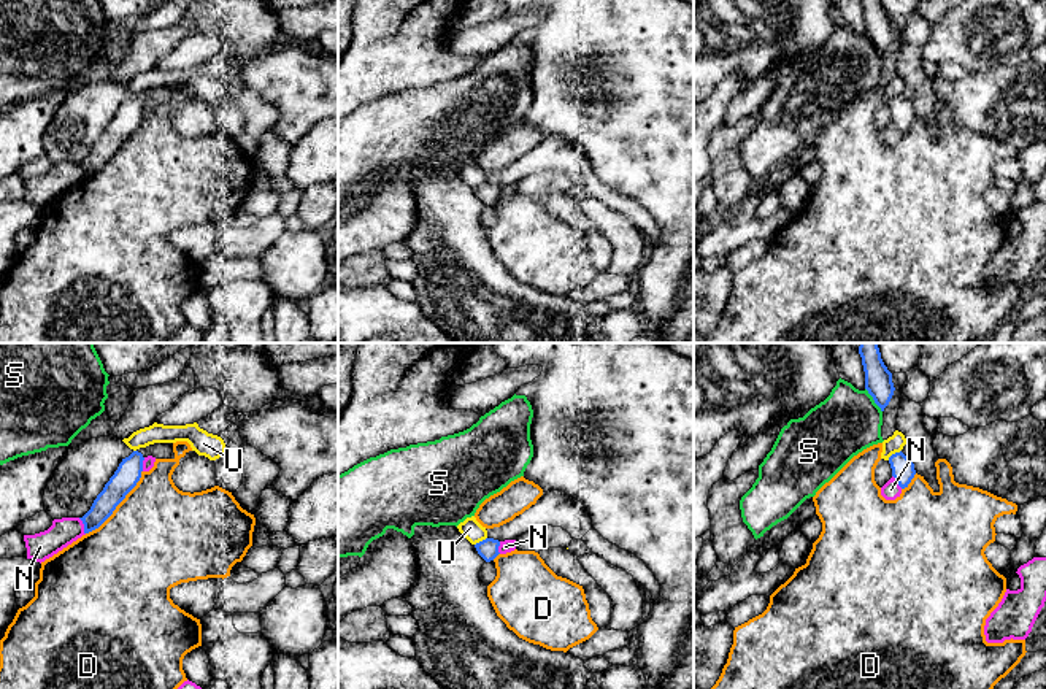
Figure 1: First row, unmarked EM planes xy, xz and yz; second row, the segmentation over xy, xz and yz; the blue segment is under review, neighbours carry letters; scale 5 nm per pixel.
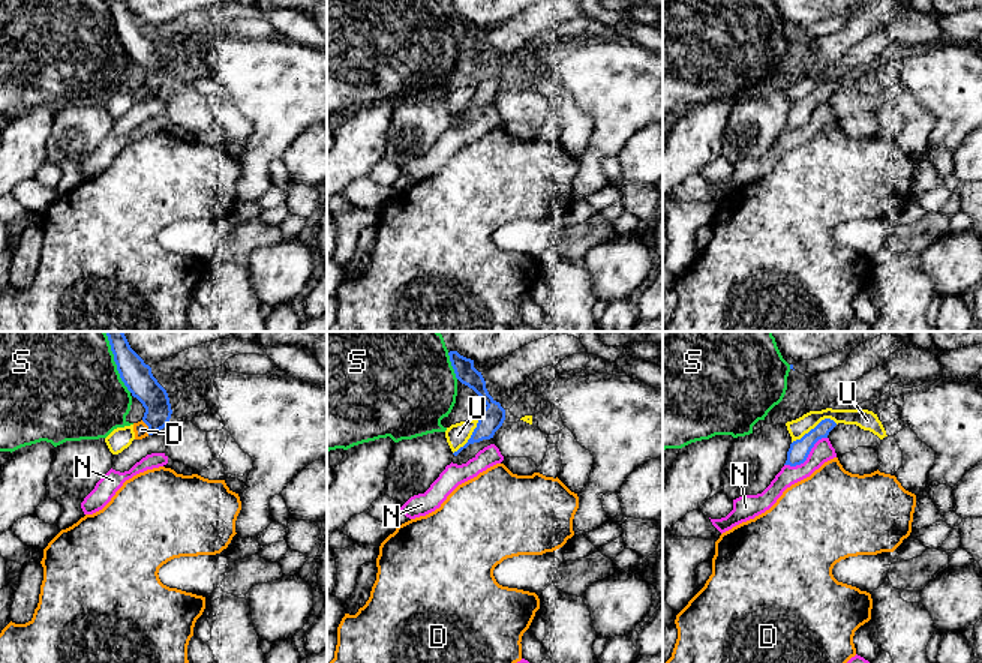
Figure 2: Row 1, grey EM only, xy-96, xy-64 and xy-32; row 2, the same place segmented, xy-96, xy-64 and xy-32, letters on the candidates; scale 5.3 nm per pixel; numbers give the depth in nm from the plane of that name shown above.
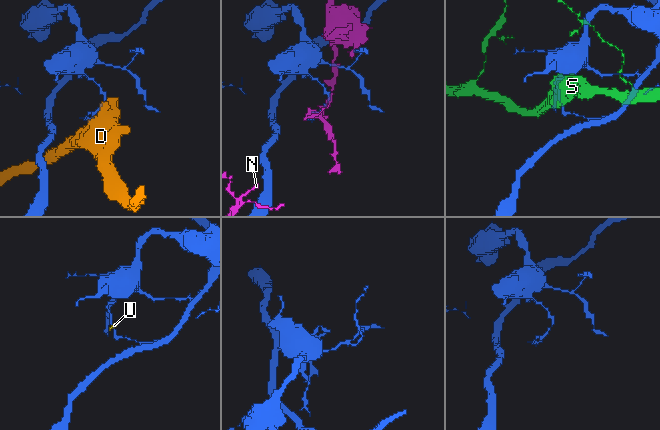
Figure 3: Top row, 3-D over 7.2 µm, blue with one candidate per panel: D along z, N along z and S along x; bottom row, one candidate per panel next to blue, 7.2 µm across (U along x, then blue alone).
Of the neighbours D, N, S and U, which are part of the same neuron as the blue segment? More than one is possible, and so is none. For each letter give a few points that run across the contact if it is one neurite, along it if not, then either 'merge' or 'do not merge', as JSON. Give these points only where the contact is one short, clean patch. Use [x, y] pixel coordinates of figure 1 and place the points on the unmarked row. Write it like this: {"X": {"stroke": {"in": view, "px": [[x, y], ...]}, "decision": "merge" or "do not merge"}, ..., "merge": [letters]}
{"D": {"decision": "do not merge"}, "N": {"decision": "do not merge"}, "S": {"decision": "do not merge"}, "U": {"stroke": {"in": "yz", "px": [[900, 94], [888, 103]]}, "decision": "do not merge"}, "merge": []}

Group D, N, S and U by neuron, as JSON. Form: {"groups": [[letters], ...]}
{"groups": [["D"], ["N"], ["S"], ["U"]]}

